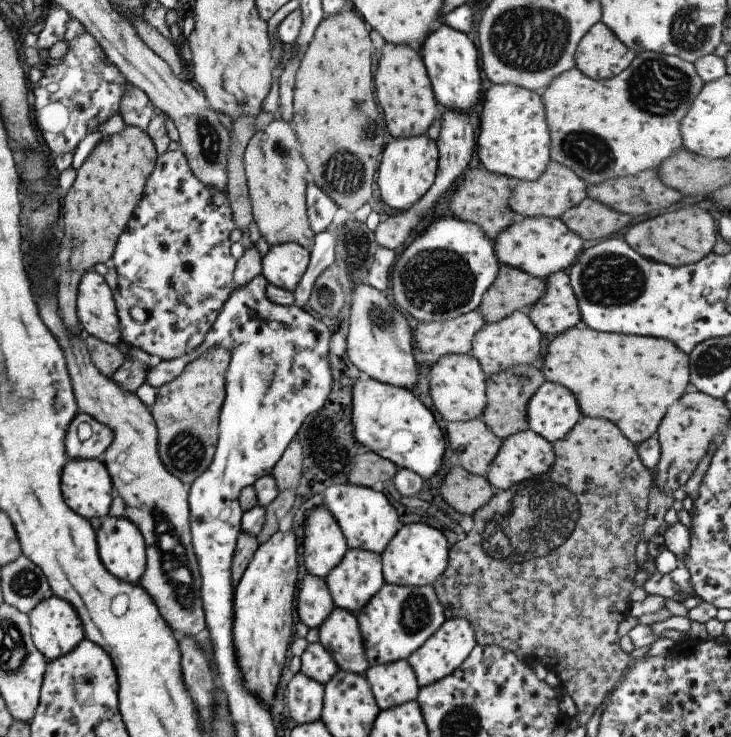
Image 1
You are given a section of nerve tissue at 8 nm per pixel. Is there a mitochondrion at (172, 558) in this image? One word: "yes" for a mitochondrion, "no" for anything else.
yes

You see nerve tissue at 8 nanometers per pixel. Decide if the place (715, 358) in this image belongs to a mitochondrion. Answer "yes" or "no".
yes

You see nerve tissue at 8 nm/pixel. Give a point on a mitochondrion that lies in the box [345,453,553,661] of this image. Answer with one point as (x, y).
(415, 614)

